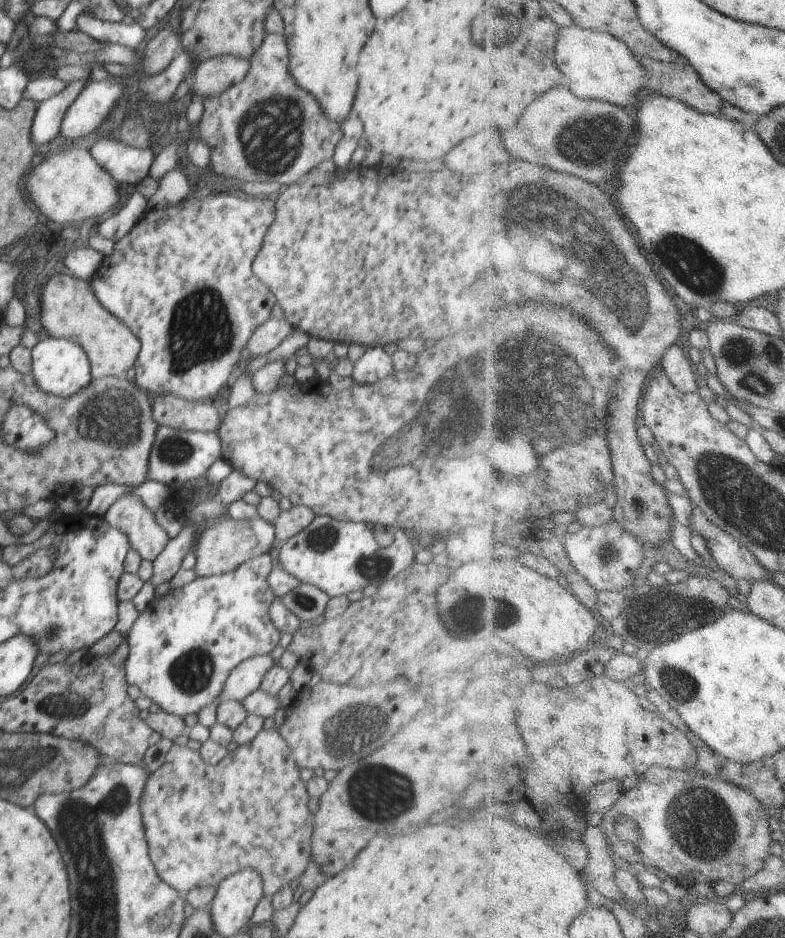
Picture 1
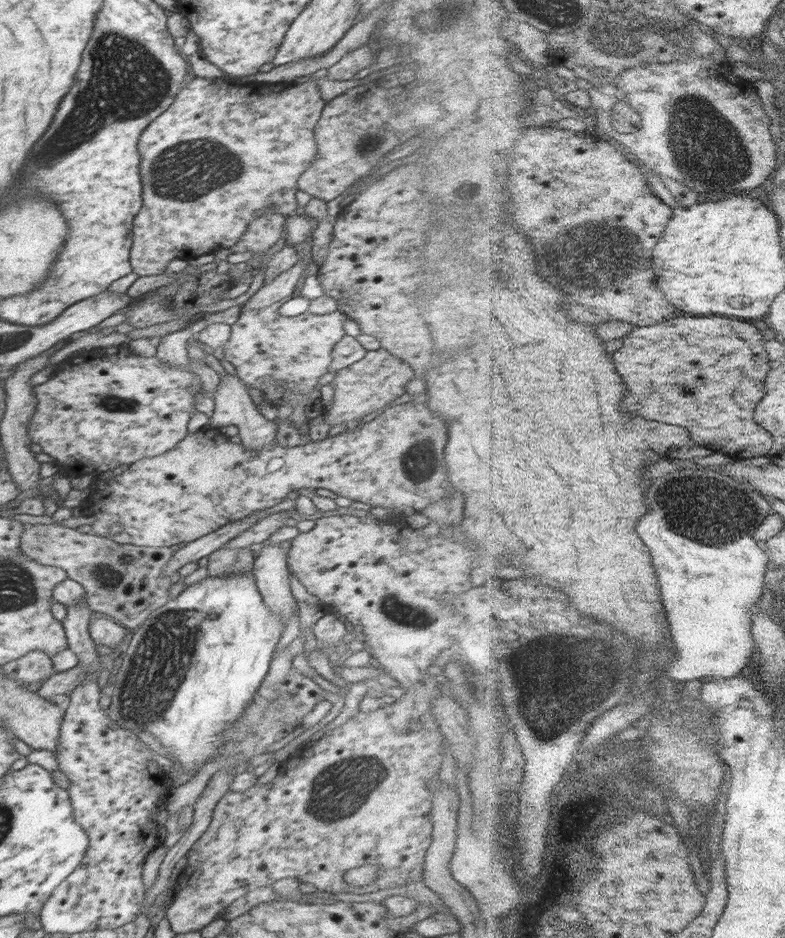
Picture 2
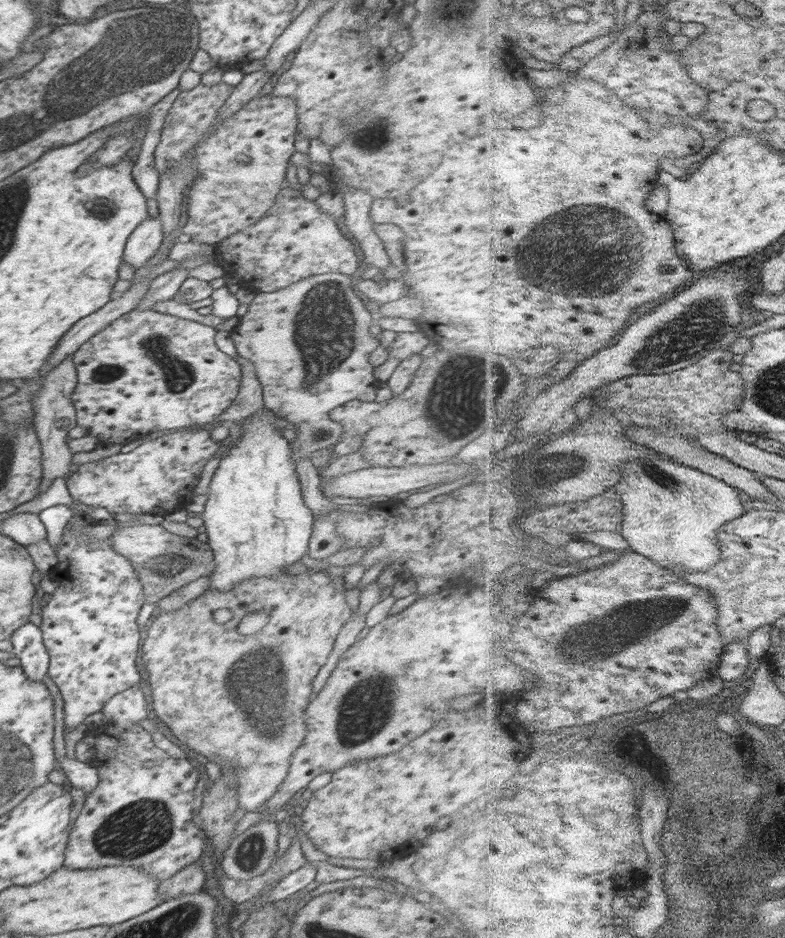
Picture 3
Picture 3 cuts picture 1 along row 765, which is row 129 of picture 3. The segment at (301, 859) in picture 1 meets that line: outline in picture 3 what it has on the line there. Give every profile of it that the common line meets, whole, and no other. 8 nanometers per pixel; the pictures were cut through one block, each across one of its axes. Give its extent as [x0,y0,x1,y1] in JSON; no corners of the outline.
[154,82,299,245]

